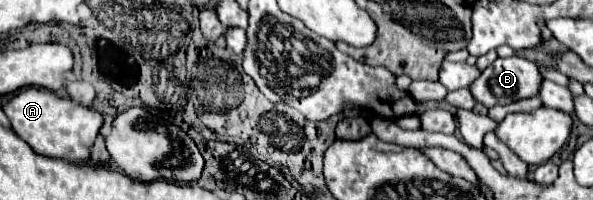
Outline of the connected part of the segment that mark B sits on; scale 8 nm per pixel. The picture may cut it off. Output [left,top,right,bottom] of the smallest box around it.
[469,56,543,108]

